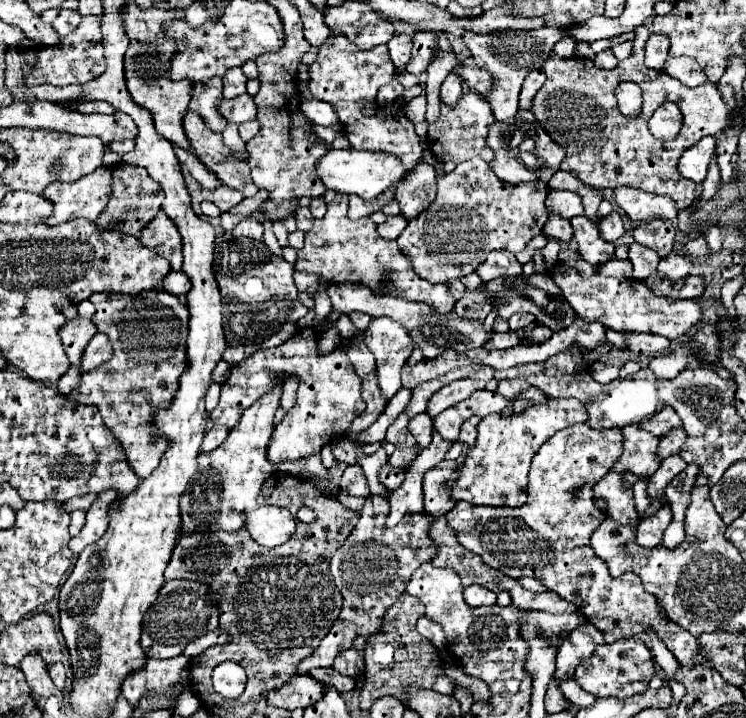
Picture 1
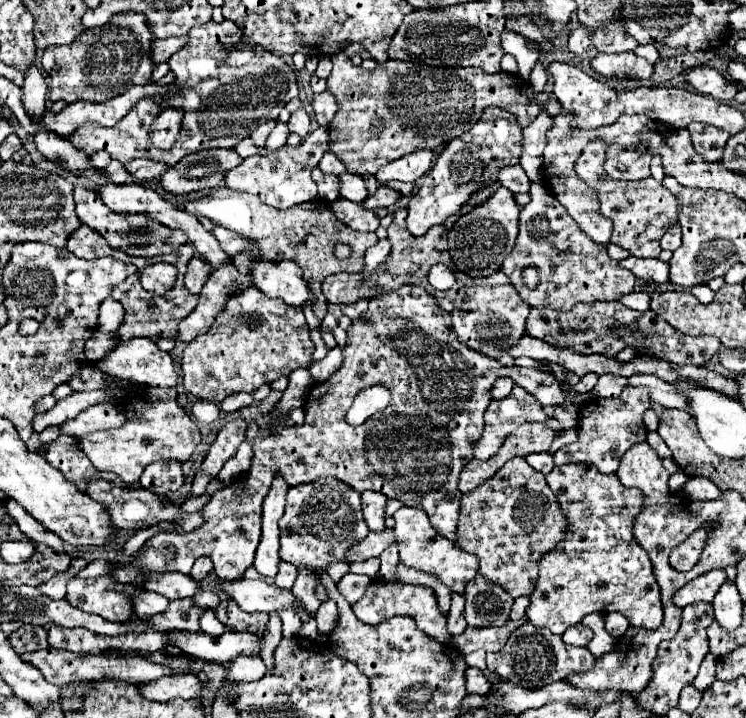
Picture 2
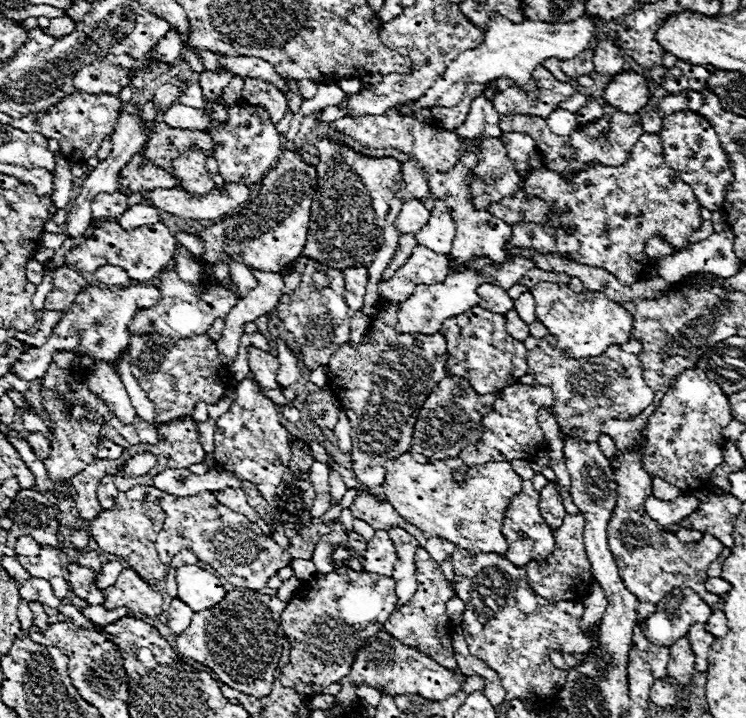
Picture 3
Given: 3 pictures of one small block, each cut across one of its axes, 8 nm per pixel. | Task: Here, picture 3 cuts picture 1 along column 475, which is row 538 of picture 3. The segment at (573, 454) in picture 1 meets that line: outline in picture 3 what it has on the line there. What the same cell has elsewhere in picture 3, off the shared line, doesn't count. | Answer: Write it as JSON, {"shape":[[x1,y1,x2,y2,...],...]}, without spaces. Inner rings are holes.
{"shape":[[524,480,522,490,518,492,518,496,514,496,514,500,510,500,510,504,506,508,506,516,504,516,504,524,502,524,502,534,506,536,506,542,508,542,506,558,516,566,526,566,530,562,530,558,544,560,546,556,552,554,554,536,552,536,552,530,544,524,544,520,540,516,538,500,540,500,540,492,534,490,530,480]]}

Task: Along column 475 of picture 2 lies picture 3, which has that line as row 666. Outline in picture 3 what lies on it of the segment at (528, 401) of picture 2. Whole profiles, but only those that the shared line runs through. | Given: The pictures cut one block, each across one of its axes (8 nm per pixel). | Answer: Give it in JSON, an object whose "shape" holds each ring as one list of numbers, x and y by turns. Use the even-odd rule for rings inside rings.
{"shape":[[424,548,416,550,416,570,418,570,418,590,412,596,412,600,404,606,396,606,394,614,390,614,390,620,386,620,384,630,390,632,394,638,402,640,404,644,416,646,430,658,434,658,440,666,446,668,458,668,454,660,454,650,452,650,452,630,448,630,450,620,444,614,446,602,456,594,452,584,446,580,444,572,440,570,440,564,430,558,430,554]]}

